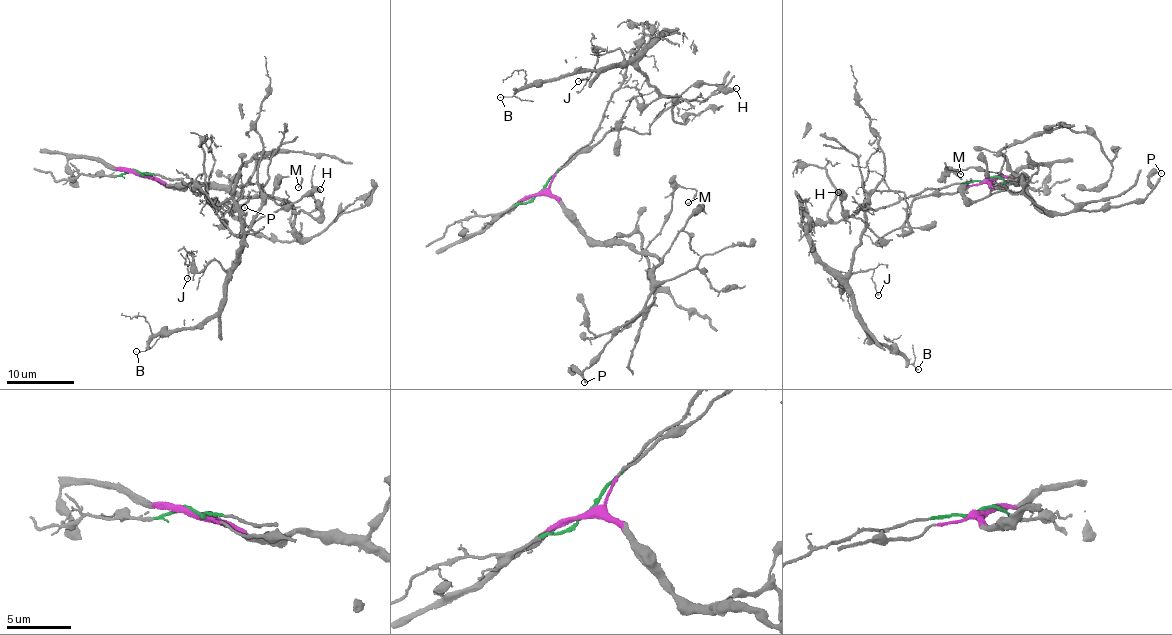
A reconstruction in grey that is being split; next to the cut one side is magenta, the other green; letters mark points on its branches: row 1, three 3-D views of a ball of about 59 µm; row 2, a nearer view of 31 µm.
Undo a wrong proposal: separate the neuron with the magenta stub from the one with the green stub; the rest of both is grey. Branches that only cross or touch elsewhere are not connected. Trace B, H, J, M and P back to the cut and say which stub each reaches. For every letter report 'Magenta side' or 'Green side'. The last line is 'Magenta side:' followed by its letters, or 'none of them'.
B: Green side
H: Magenta side
J: Green side
M: Magenta side
P: Magenta side
Magenta side: H, M, P

